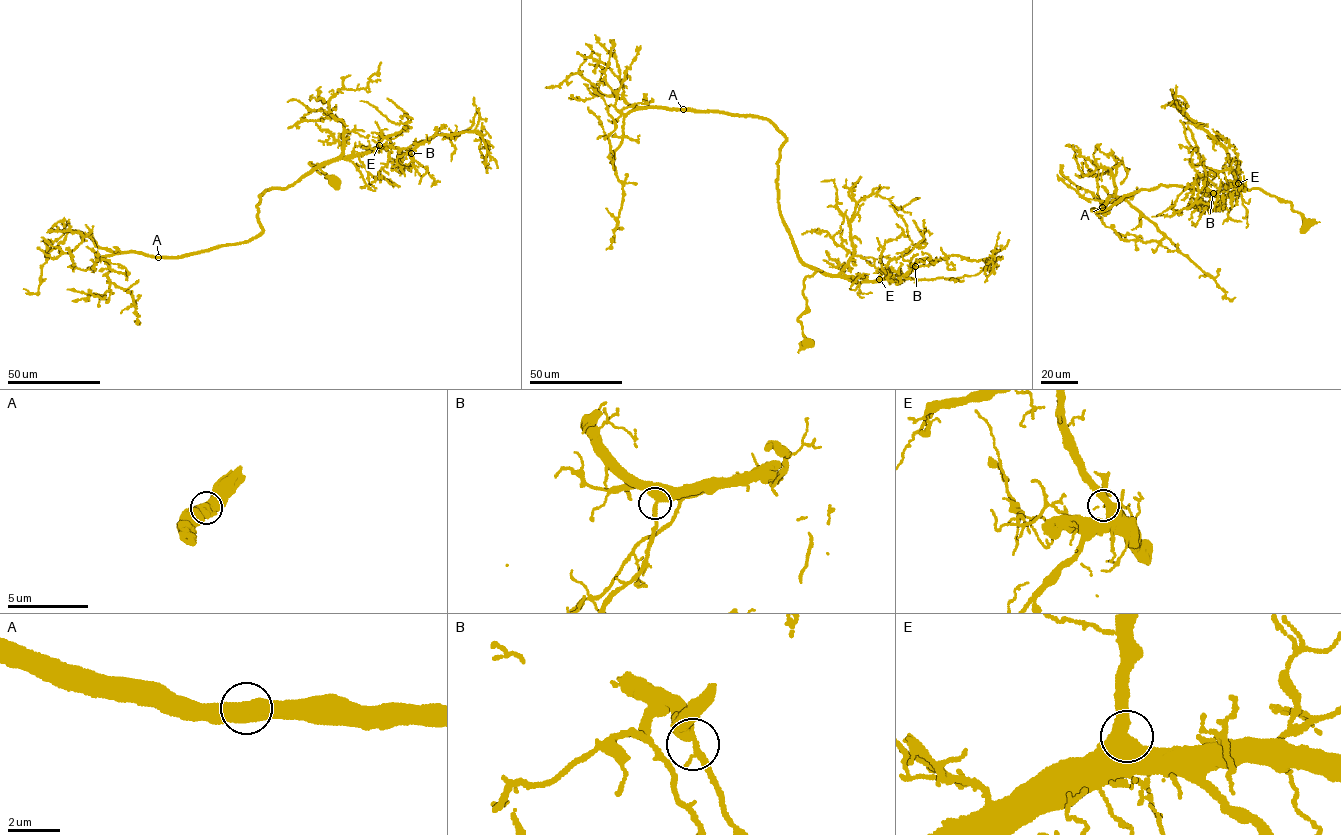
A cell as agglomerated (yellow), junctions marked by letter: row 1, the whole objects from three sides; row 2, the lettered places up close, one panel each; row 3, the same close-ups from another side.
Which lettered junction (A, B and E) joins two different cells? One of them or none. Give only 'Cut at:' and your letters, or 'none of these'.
Cut at: none of these

